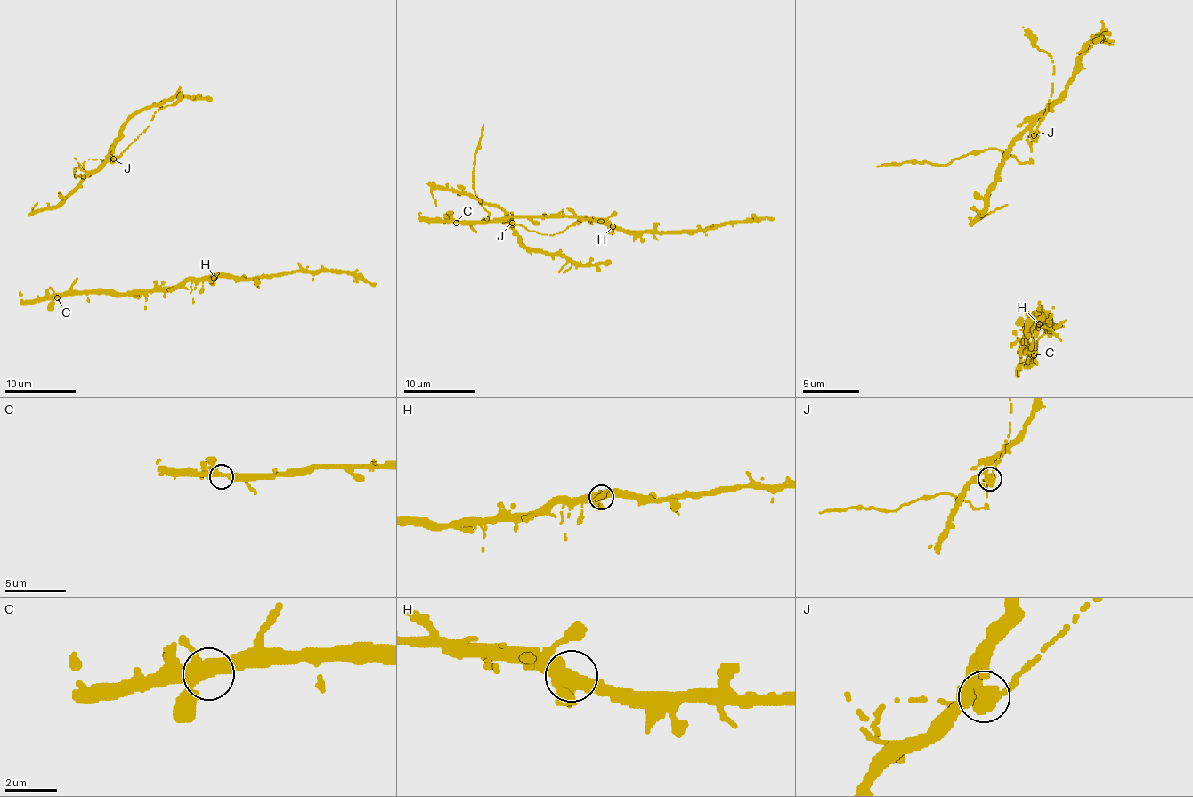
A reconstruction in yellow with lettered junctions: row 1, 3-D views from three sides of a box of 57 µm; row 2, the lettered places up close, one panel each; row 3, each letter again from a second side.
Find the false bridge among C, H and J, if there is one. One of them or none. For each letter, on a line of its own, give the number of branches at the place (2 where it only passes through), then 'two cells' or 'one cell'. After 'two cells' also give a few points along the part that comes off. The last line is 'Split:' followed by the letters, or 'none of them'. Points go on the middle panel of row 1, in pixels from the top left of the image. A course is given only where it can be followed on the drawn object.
C: branches 4; one cell
H: branches 4; one cell
J: branches 4; two cells; course (511, 223), (482, 221), (488, 219), (488, 214), (477, 199), (472, 178), (482, 125)
Split: J

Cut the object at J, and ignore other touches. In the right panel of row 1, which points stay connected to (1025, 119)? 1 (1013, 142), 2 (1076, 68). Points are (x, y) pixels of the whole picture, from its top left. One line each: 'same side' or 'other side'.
1: same side
2: same side

